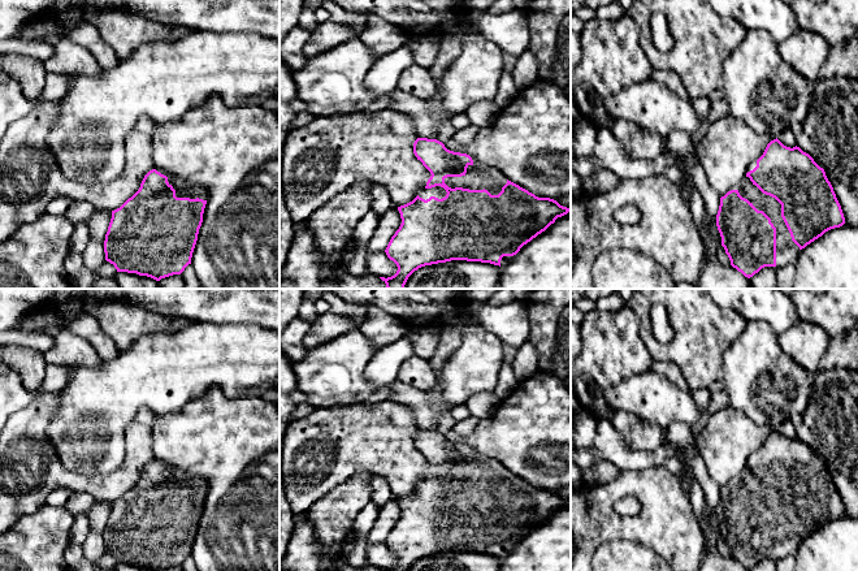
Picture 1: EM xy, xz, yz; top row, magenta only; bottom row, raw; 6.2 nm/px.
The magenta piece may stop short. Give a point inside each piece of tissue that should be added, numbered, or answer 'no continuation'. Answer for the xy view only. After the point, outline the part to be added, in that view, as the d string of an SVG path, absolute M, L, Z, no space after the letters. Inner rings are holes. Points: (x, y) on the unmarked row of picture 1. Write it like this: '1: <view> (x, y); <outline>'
1: xy (182, 481); M168 470L169 476L173 477L176 481L176 488L177 489L190 489L190 490L203 490L207 492L207 483L203 481L202 479L183 475L178 471Z

